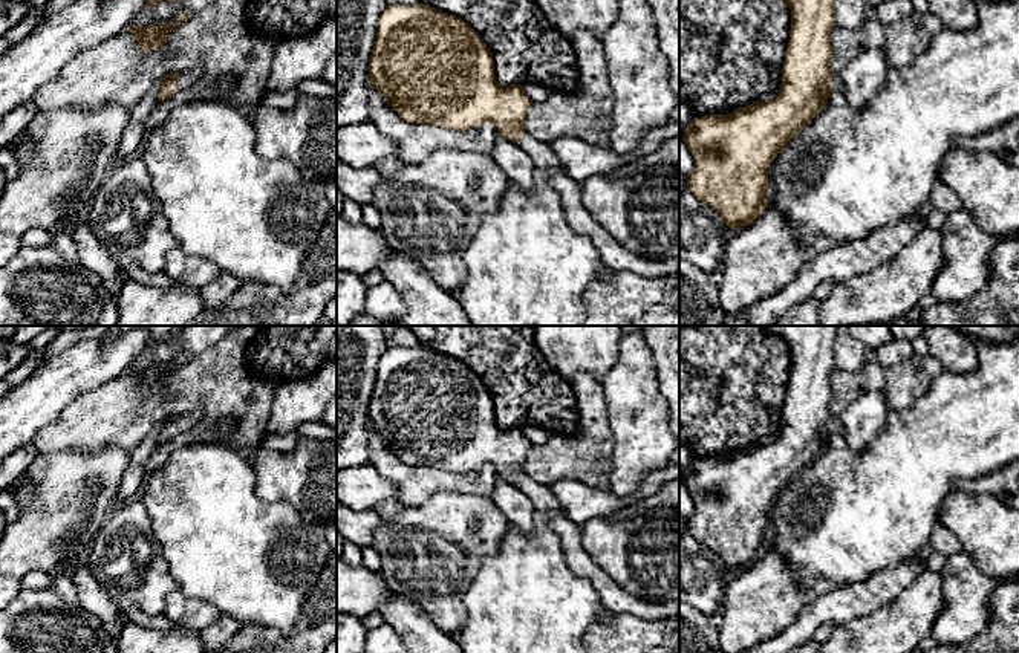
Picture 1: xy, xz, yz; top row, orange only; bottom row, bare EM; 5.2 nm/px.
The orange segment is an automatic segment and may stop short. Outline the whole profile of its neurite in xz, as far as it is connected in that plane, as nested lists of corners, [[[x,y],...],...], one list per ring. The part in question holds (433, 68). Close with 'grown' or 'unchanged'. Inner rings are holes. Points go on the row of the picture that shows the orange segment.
[[[428,5],[386,6],[378,18],[369,81],[412,124],[465,132],[491,122],[548,174],[562,197],[569,225],[591,239],[603,265],[643,277],[679,274],[679,257],[646,260],[601,228],[584,210],[581,184],[563,171],[548,142],[525,130],[532,99],[520,84],[500,86],[494,60],[480,35],[464,20]]]; grown

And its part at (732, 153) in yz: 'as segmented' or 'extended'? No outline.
extended

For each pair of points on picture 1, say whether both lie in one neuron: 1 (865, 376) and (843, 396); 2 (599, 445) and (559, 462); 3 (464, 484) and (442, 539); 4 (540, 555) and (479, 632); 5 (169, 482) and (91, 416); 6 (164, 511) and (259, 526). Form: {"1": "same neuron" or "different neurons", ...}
{"1": "same neuron", "2": "same neuron", "3": "different neurons", "4": "same neuron", "5": "different neurons", "6": "same neuron"}

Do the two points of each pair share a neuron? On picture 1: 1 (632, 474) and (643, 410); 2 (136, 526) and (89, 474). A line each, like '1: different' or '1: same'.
1: same
2: different

